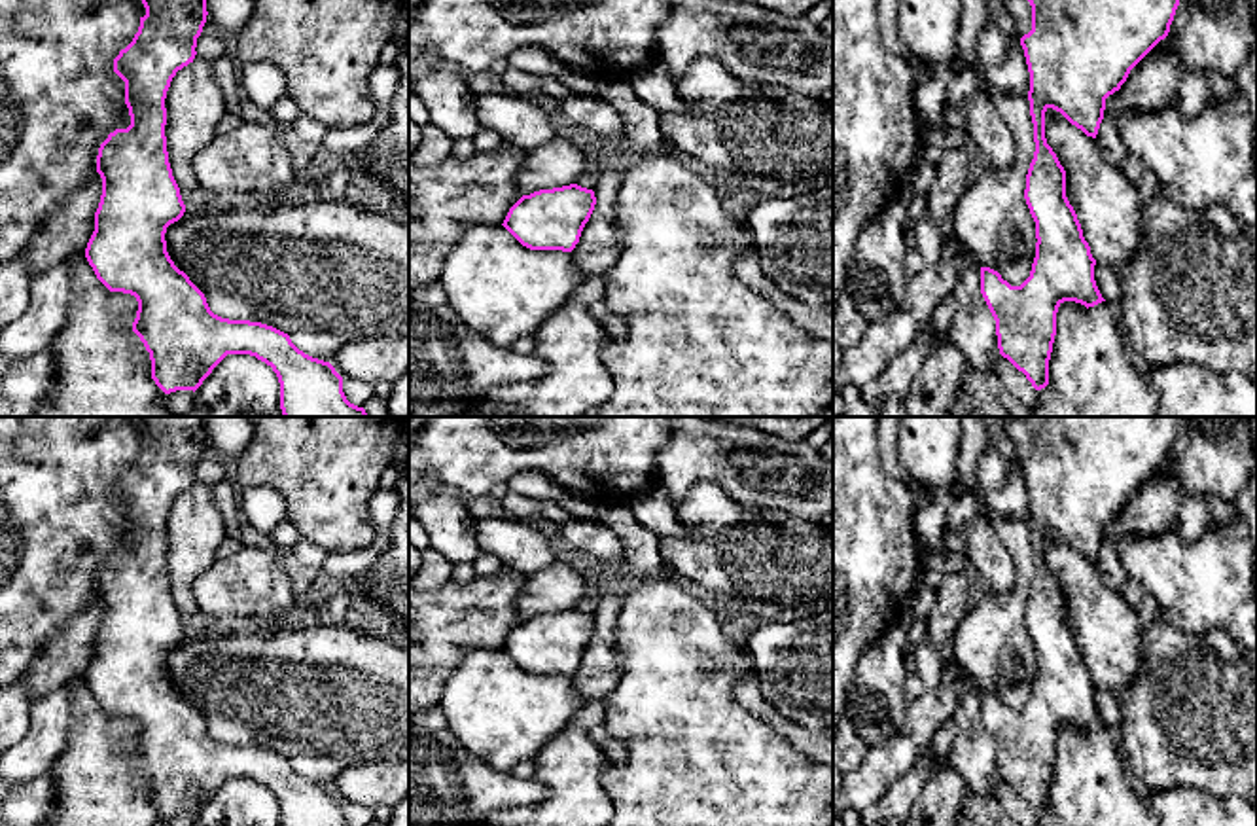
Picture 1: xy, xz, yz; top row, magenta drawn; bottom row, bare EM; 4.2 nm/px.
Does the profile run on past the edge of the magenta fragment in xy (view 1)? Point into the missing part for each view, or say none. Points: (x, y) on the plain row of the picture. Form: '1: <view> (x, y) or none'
1: none

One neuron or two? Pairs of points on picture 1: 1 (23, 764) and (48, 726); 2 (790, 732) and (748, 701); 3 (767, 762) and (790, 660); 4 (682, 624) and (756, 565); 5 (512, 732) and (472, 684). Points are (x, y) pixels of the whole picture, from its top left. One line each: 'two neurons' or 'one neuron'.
1: one neuron
2: one neuron
3: two neurons
4: two neurons
5: one neuron

